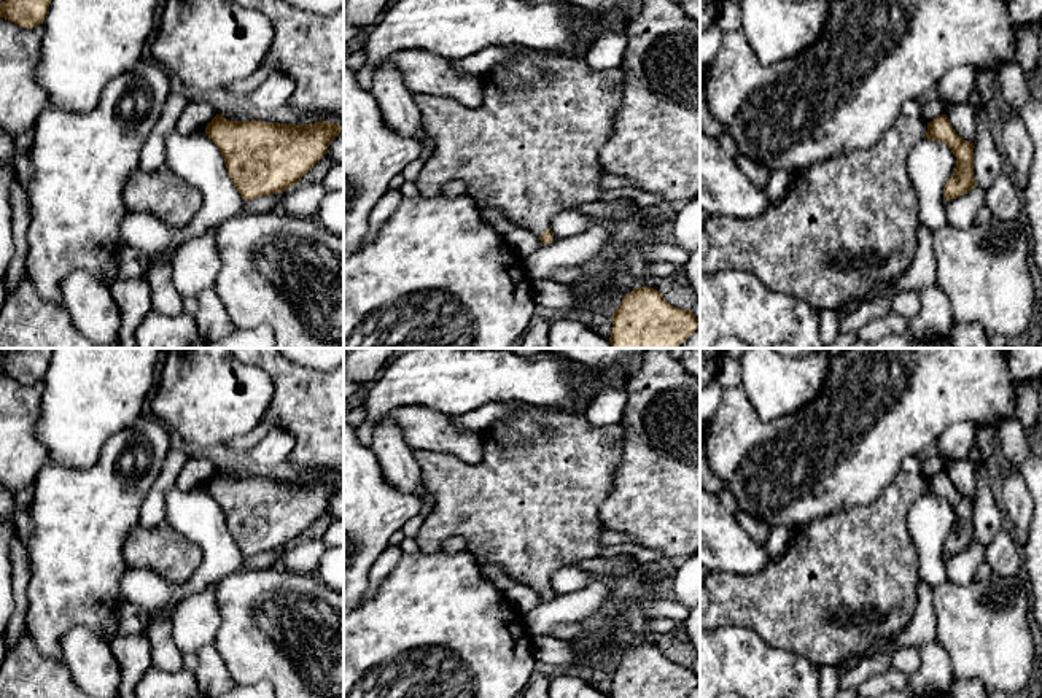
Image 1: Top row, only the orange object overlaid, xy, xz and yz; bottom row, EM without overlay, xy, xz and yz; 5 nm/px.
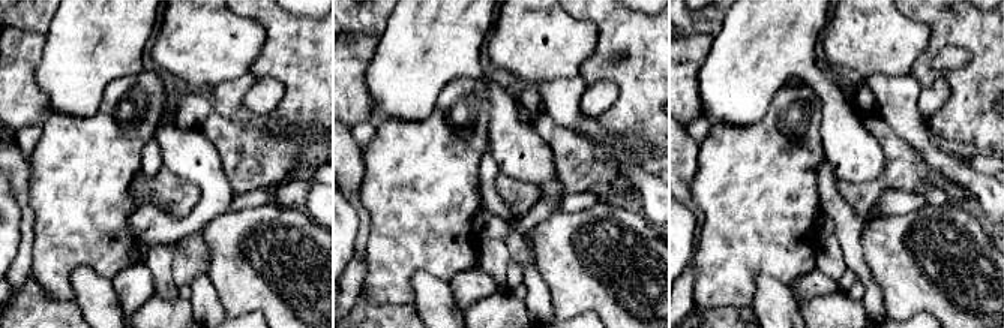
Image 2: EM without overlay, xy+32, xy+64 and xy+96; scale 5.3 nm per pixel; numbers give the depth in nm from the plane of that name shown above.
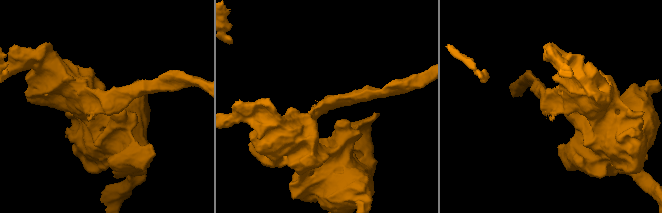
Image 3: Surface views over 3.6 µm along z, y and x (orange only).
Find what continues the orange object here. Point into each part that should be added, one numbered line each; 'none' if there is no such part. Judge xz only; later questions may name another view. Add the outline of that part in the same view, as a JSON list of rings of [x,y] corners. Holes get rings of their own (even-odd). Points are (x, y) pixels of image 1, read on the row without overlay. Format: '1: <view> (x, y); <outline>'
1: xz (532, 506); [[[514,404],[515,412],[509,418],[485,429],[484,458],[476,466],[450,453],[414,450],[423,483],[434,496],[434,507],[423,518],[415,541],[420,553],[436,553],[445,539],[460,536],[466,541],[466,552],[476,560],[509,574],[539,595],[544,587],[552,587],[552,577],[558,569],[601,553],[605,545],[600,534],[605,526],[600,507],[614,487],[624,431],[619,425],[590,425],[587,410]]]

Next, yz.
1: yz (847, 581); [[[902,469],[872,504],[837,510],[794,529],[786,552],[780,558],[770,558],[757,574],[708,572],[700,584],[700,631],[751,628],[767,646],[803,657],[818,668],[840,669],[848,657],[865,657],[873,644],[902,631],[913,617],[920,561],[907,529],[907,515],[926,488],[927,479],[923,474]]]

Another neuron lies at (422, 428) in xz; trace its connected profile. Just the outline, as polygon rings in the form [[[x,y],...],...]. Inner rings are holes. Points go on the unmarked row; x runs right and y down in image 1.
[[[401,407],[390,412],[390,418],[414,450],[450,453],[471,466],[484,458],[485,431],[463,431],[450,415],[425,407]]]

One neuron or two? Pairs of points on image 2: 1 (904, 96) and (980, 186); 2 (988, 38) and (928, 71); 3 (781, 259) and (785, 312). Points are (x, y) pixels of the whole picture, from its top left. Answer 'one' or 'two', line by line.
1: one
2: one
3: two

